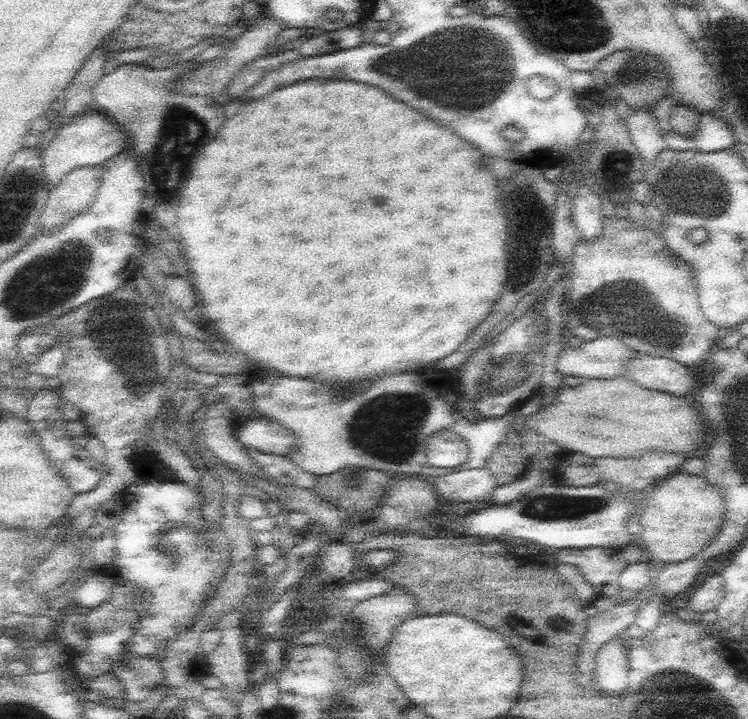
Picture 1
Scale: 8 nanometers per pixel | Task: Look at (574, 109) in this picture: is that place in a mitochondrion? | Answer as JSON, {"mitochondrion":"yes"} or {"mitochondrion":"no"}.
{"mitochondrion":"no"}

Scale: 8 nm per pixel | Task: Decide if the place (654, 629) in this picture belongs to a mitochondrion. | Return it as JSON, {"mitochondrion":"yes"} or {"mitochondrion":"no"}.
{"mitochondrion":"no"}

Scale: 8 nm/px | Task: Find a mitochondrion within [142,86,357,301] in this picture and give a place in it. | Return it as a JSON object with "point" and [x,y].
{"point":[182,131]}

